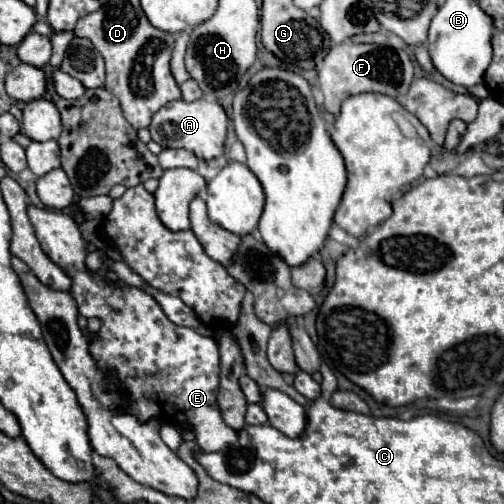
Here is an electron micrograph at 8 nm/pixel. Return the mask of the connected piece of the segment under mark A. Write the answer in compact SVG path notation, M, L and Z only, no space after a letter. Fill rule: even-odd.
M196 99L192 103L188 101L172 101L162 111L158 111L152 117L150 123L150 133L156 143L162 147L174 147L174 149L188 149L194 155L198 155L204 161L210 161L214 157L220 157L224 153L224 143L226 143L226 133L228 133L228 117L226 111L222 109L220 103L210 103L206 99Z

